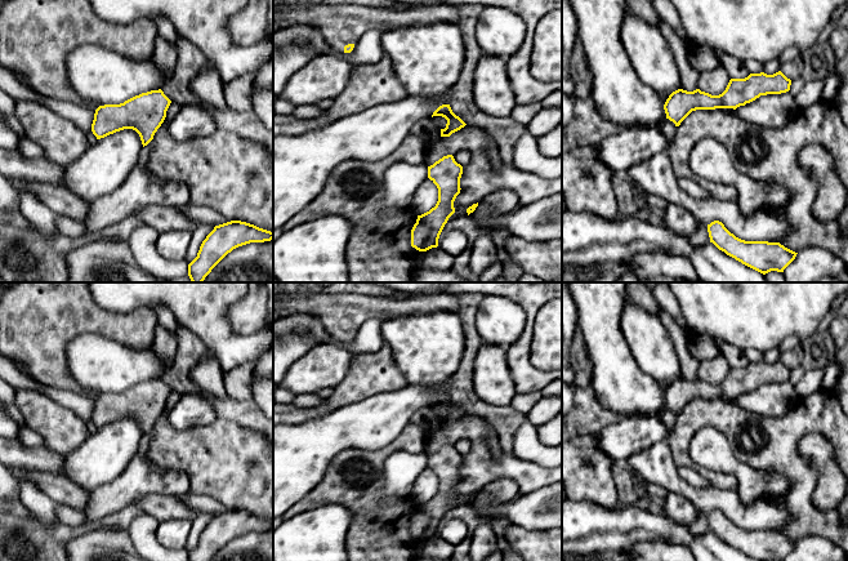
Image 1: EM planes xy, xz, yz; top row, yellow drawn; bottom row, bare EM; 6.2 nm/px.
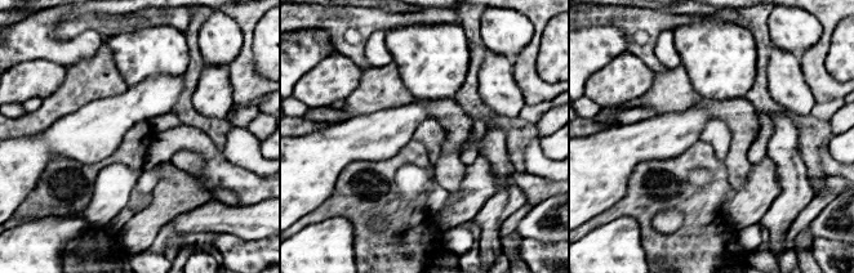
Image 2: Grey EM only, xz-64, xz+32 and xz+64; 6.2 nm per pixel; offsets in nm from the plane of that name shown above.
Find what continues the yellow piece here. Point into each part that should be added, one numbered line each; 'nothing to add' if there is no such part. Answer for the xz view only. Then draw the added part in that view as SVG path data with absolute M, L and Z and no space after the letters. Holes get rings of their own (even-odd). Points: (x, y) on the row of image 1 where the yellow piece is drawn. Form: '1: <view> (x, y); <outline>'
1: xz (344, 23); M302 0L273 4L273 32L294 25L312 25L318 27L326 41L339 52L344 52L348 44L356 44L369 30L379 30L383 34L401 27L458 25L459 21L458 6L445 4L419 5L405 10L363 4L313 5Z

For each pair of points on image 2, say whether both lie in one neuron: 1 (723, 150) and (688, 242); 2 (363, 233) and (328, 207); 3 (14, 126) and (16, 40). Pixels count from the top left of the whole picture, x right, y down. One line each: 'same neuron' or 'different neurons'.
1: different neurons
2: same neuron
3: different neurons

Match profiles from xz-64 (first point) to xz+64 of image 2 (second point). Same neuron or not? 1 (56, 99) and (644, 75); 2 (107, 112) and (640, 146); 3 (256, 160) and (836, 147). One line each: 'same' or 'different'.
1: different
2: same
3: different

